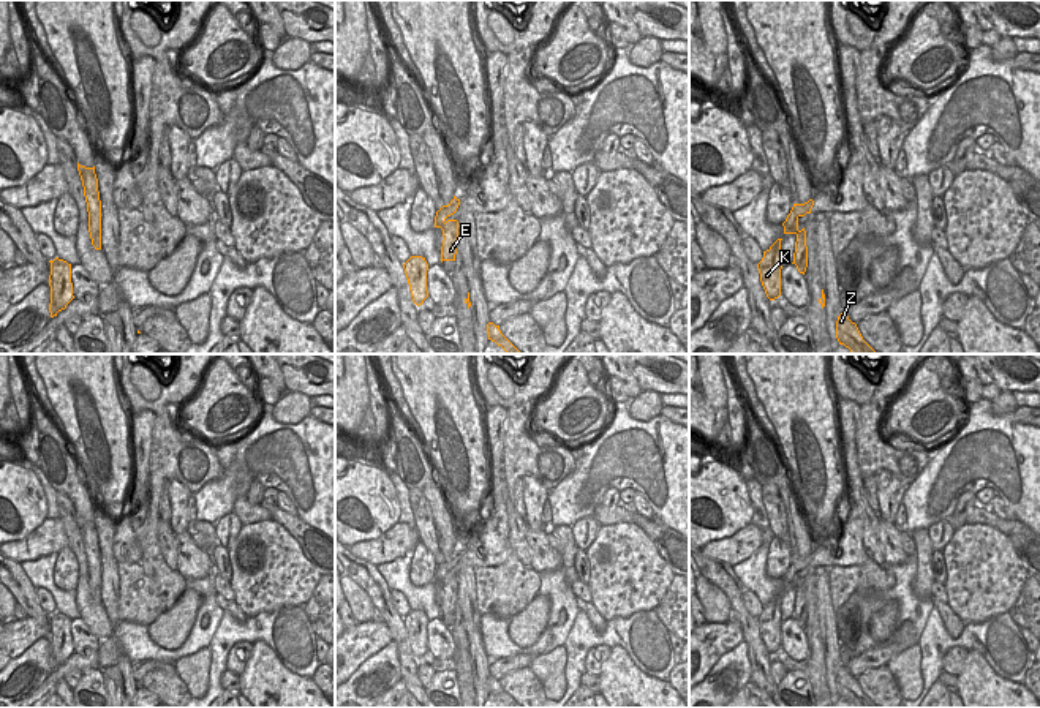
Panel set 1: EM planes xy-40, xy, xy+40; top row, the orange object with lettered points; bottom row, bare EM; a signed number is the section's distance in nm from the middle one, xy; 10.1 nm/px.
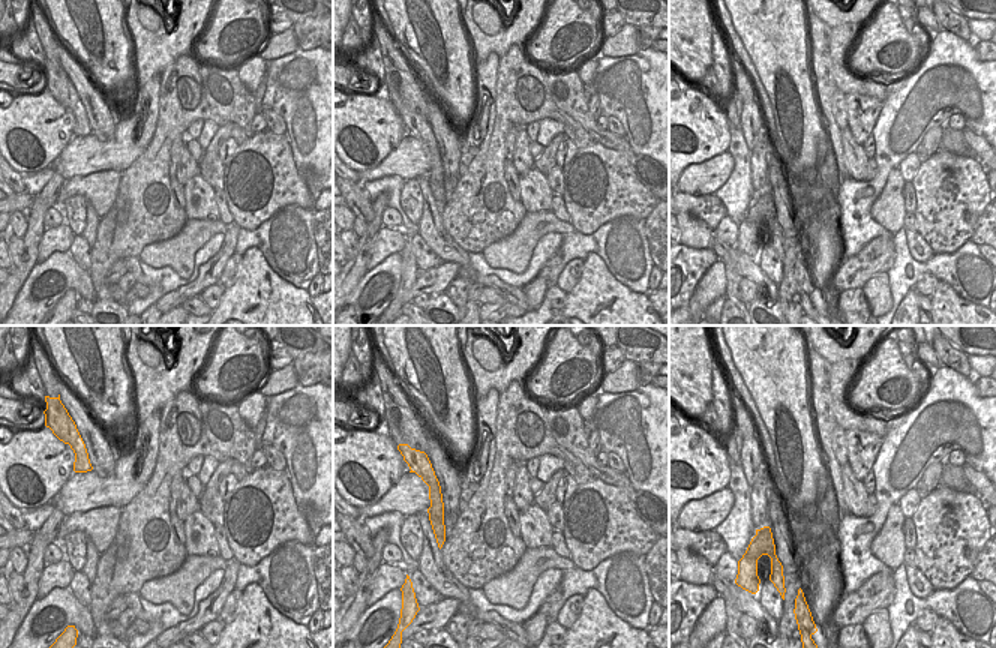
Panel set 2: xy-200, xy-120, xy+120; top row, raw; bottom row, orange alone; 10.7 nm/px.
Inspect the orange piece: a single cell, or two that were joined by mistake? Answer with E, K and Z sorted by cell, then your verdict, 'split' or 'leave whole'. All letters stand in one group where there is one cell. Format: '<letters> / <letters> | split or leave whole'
E Z / K | split

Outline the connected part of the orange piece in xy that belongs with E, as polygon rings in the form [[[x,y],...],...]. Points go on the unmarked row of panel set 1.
[[[447,574],[443,582],[443,601],[441,601],[441,616],[455,615],[457,608],[457,593],[458,593],[458,575]]]

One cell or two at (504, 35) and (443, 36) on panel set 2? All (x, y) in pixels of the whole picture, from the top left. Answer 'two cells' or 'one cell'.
two cells

